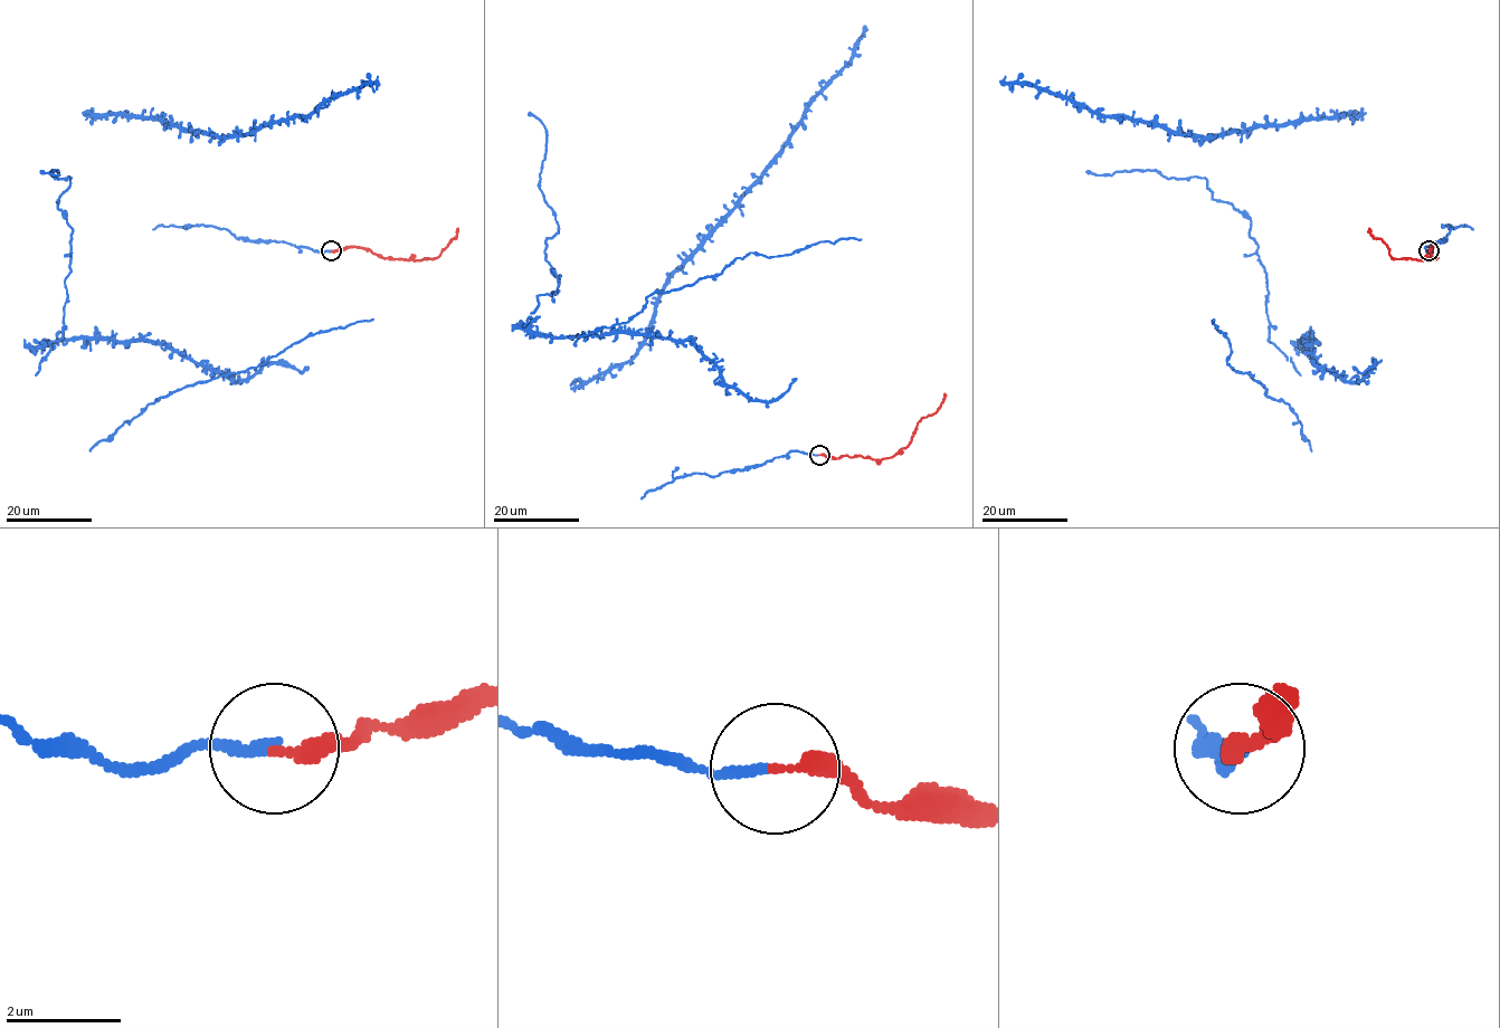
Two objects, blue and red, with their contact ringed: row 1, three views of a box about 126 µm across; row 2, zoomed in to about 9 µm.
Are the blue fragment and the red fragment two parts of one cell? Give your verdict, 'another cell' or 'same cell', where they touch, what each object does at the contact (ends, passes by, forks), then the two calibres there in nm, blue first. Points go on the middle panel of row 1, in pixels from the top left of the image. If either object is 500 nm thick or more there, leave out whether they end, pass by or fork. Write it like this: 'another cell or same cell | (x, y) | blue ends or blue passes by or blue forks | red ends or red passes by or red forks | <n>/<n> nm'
another cell | (819, 455) | blue ends | red ends | 180/280 nm

